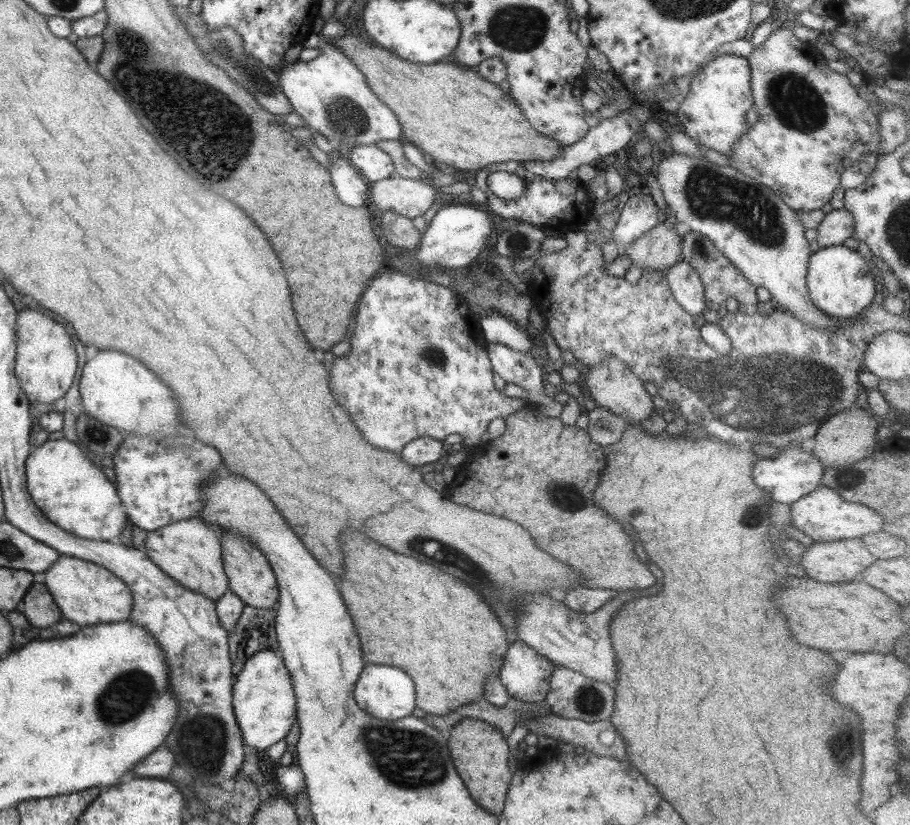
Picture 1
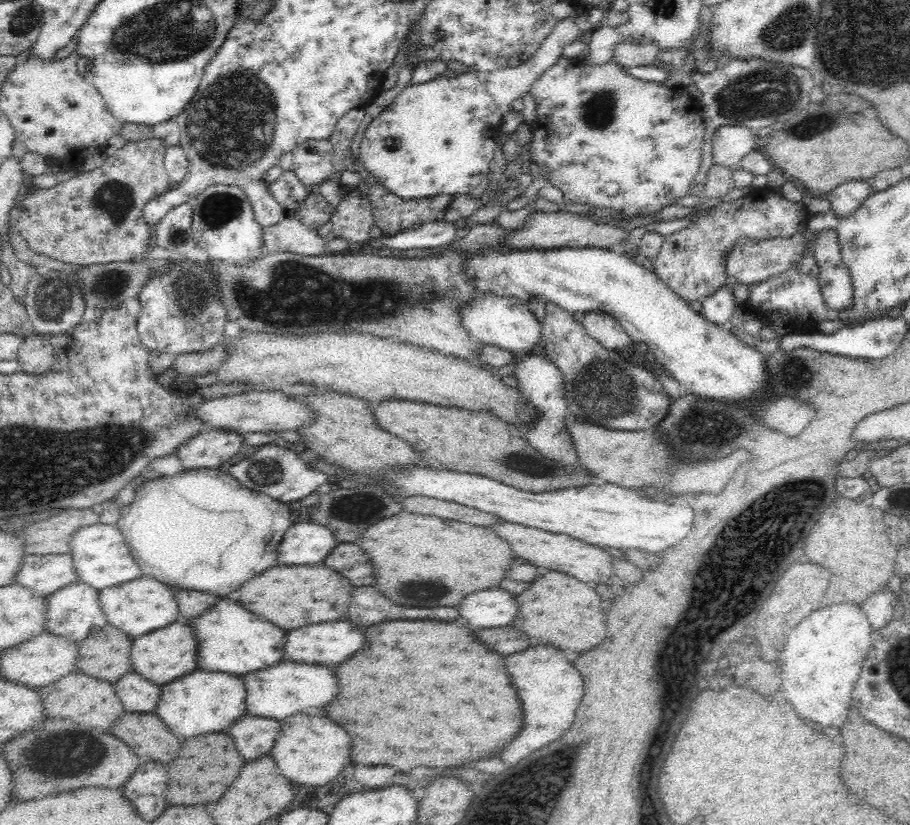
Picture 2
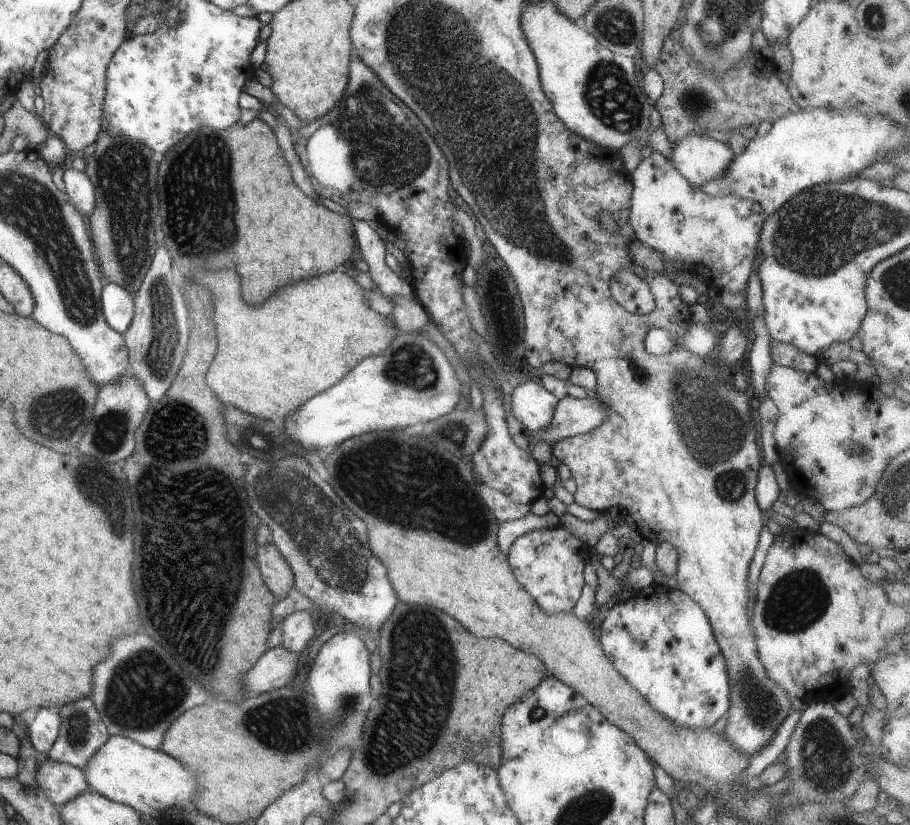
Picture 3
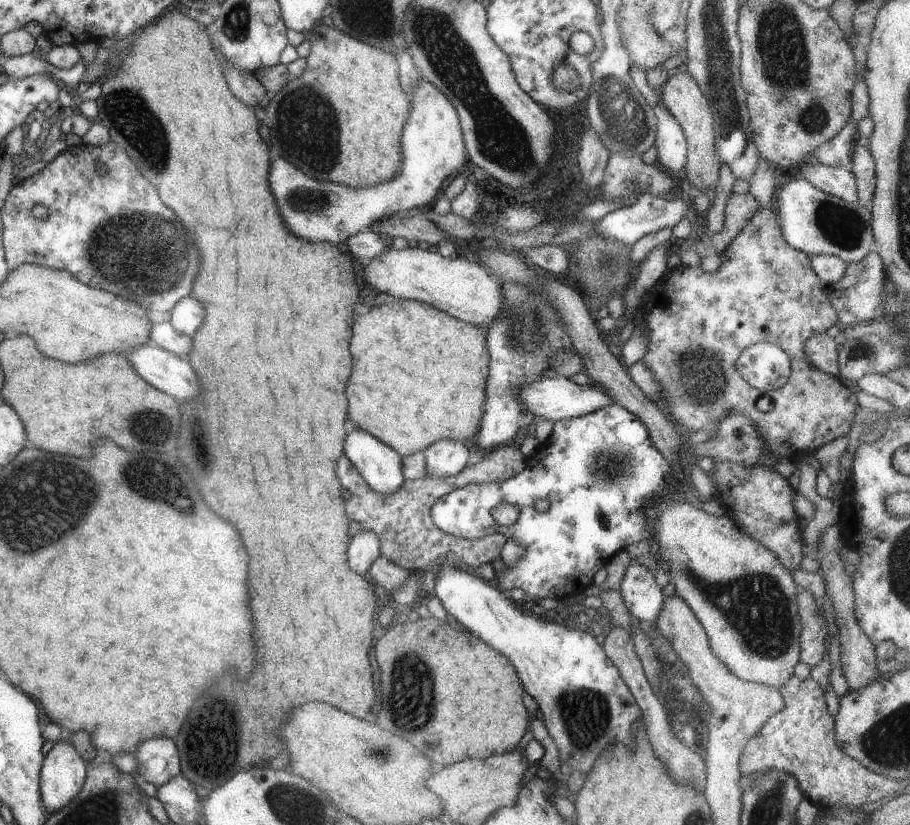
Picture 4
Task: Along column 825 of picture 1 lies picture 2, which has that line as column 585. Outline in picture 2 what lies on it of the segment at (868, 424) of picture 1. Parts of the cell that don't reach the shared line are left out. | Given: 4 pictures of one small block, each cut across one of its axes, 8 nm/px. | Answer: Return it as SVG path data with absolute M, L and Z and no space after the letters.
M573 418L566 420L566 429L572 435L578 464L606 483L622 484L626 488L658 486L660 490L672 492L722 492L724 484L736 472L736 468L748 460L746 450L738 450L728 458L702 464L678 464L670 458L670 452L660 442L656 426L648 429L622 431L608 430L591 422L580 422Z

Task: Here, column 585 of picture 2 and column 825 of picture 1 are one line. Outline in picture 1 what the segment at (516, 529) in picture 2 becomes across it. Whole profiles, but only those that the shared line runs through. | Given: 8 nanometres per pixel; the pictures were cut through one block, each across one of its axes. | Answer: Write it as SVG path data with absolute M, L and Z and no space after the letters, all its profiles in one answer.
M862 540L815 542L798 559L806 574L820 582L850 582L876 562Z

